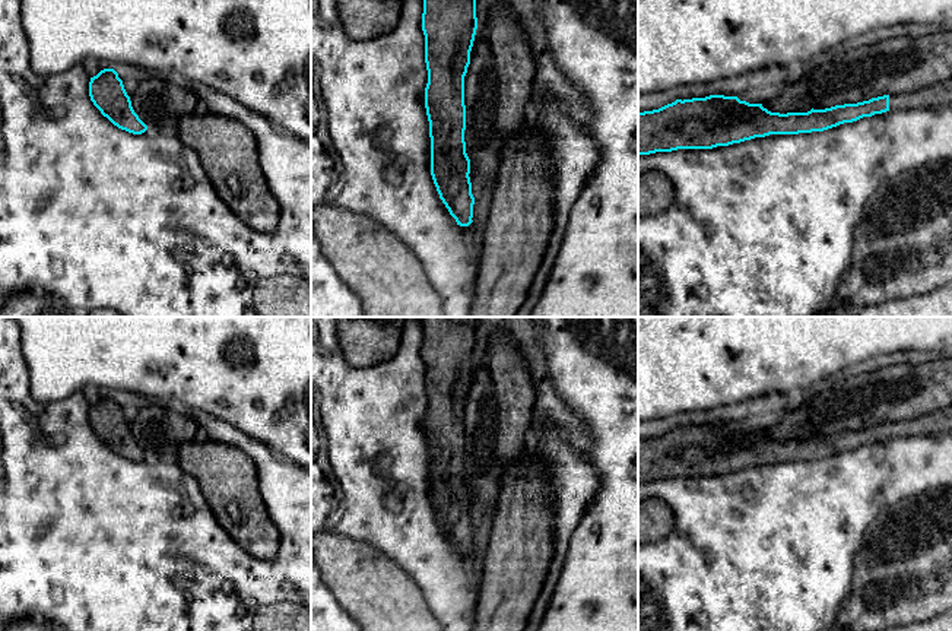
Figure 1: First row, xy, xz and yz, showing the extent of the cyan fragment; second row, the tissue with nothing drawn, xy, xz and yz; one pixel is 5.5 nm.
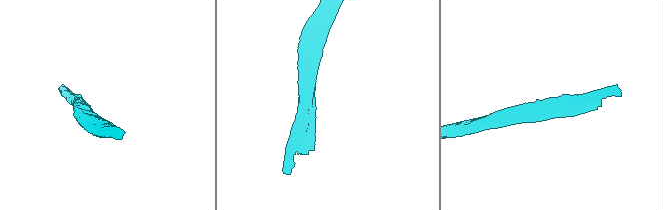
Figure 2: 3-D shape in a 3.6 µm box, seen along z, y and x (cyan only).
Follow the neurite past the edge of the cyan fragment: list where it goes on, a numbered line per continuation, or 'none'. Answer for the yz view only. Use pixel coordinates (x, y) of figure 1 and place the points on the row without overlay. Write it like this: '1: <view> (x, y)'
1: yz (938, 424)

